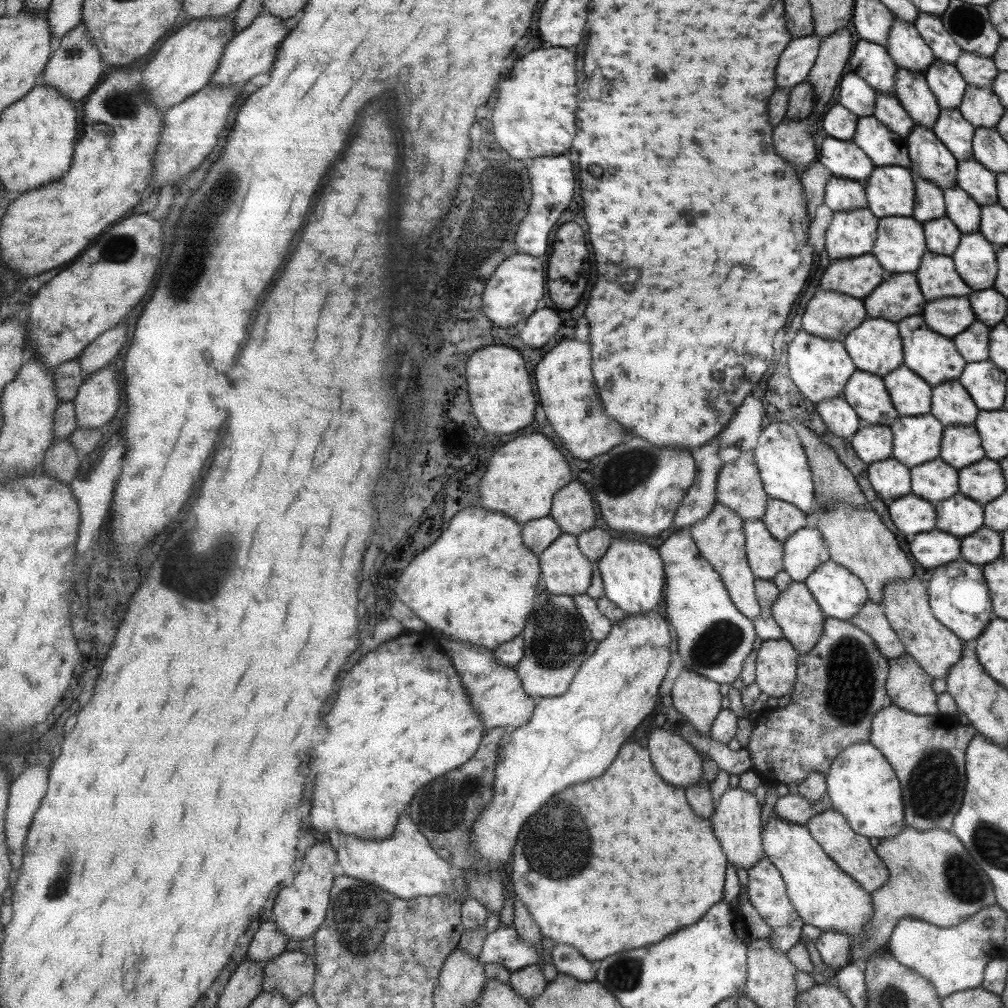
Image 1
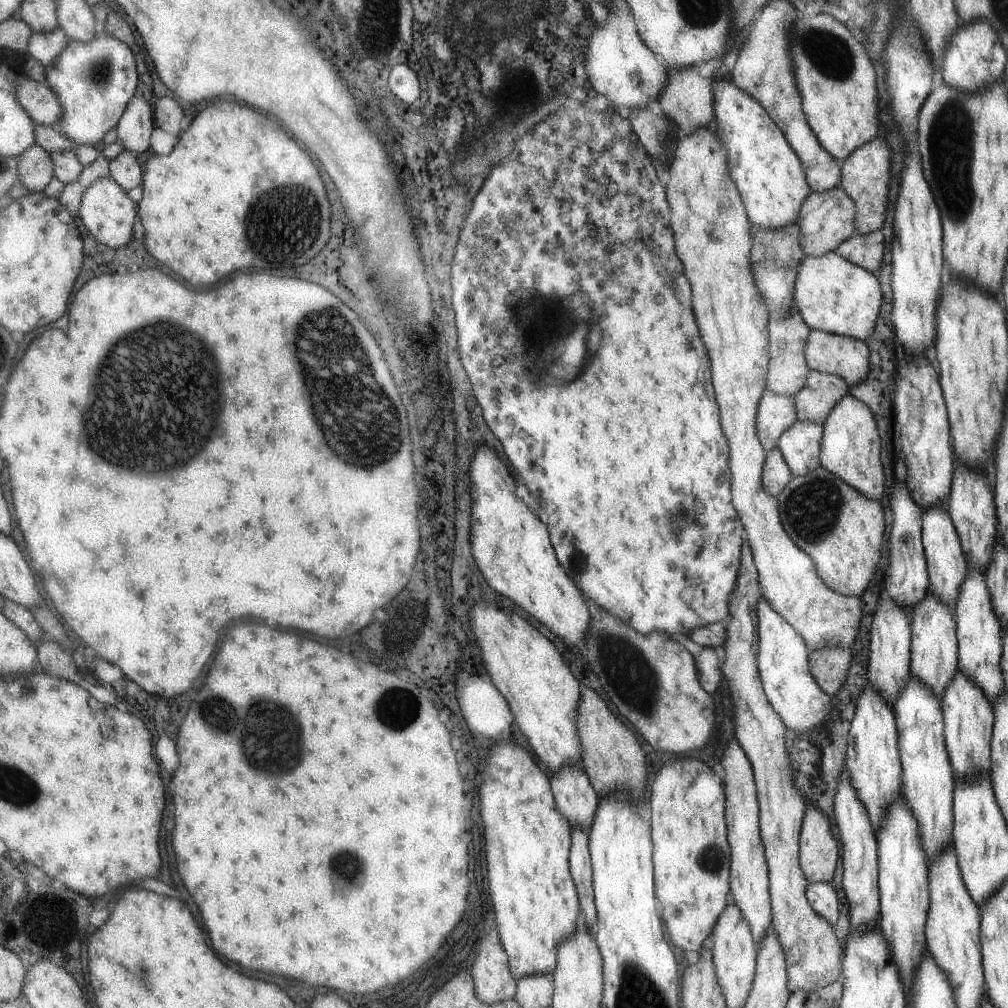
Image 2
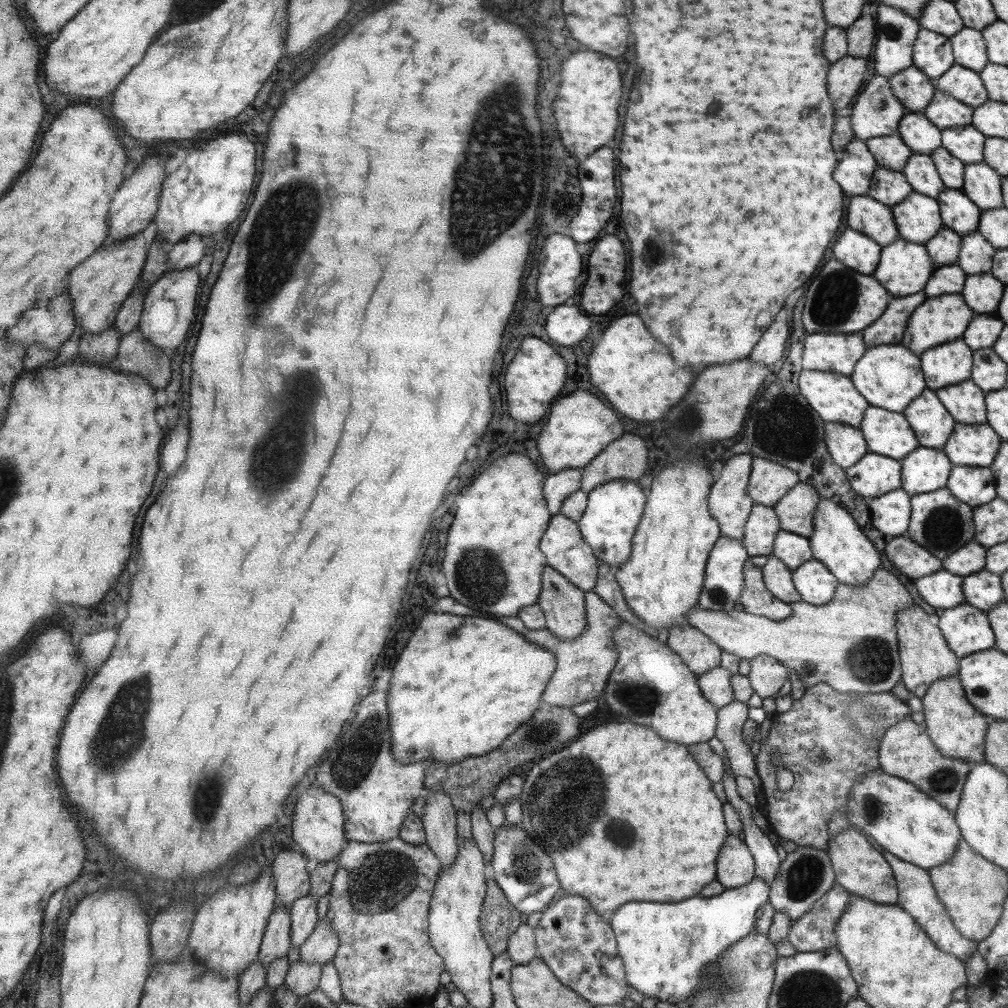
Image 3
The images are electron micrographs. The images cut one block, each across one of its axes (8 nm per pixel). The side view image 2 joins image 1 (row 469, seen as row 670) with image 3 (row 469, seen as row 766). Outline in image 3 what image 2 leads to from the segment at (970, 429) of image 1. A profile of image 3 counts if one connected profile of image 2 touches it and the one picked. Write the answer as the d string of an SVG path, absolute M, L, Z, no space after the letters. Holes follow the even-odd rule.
M953 465L947 488L959 502L968 504L973 510L988 505L998 496L998 481L991 467Z

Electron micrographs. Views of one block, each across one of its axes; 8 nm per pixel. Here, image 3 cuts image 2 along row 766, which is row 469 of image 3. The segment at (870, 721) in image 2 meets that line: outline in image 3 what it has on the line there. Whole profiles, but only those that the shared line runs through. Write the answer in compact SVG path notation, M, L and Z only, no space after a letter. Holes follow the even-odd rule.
M870 451L845 471L854 492L872 500L900 489L902 470L900 461Z

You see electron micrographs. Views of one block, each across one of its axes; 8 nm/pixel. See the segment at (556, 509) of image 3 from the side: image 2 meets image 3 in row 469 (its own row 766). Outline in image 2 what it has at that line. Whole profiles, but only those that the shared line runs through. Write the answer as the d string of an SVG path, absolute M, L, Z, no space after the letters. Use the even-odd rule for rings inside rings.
M566 764L560 772L552 774L552 790L555 790L556 806L570 826L590 829L596 817L599 795L583 766Z

